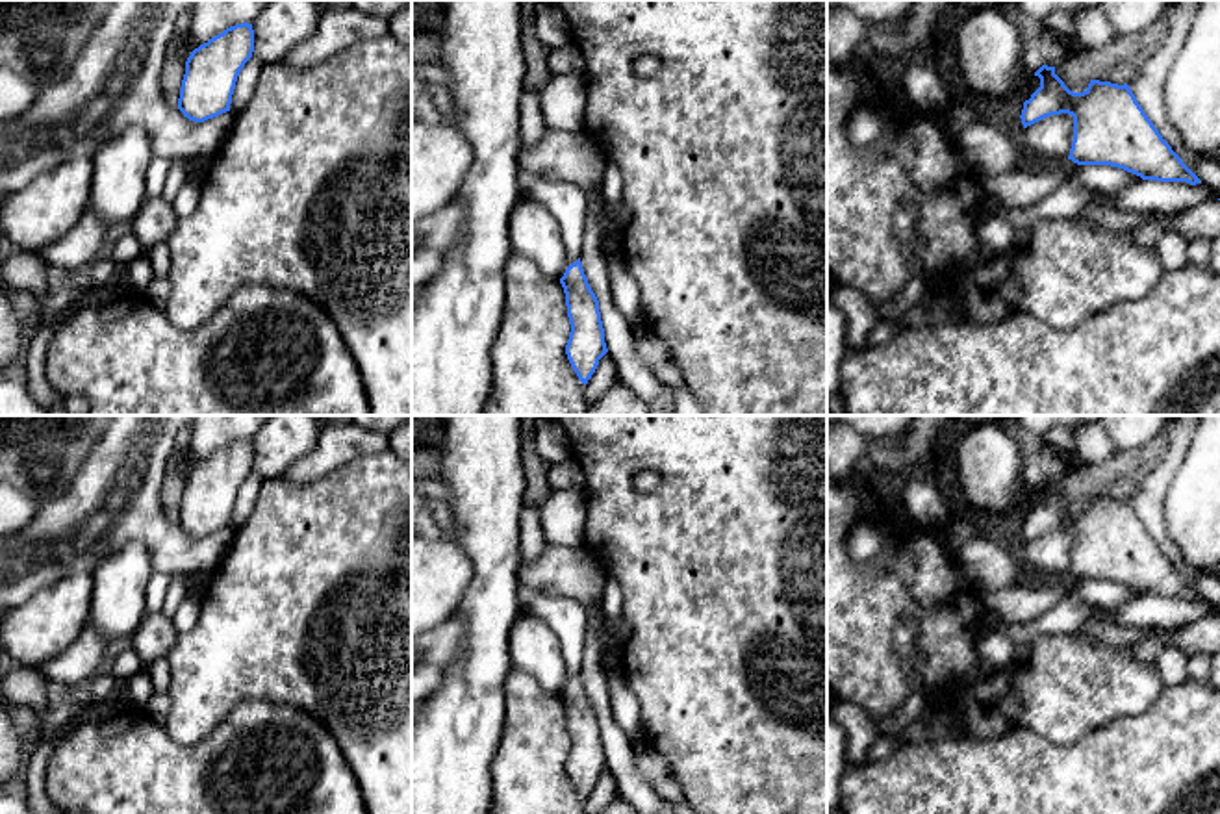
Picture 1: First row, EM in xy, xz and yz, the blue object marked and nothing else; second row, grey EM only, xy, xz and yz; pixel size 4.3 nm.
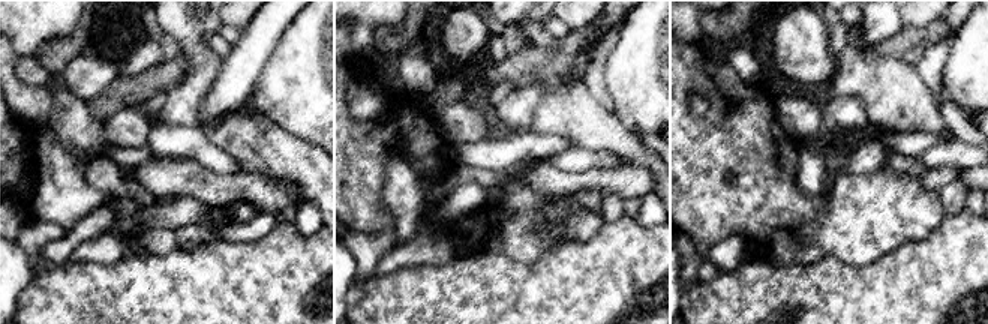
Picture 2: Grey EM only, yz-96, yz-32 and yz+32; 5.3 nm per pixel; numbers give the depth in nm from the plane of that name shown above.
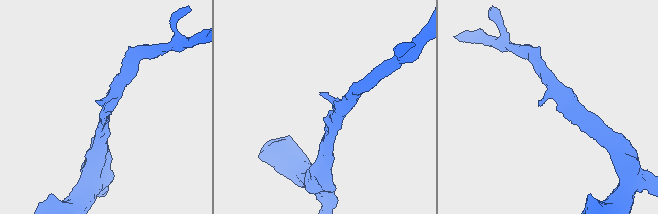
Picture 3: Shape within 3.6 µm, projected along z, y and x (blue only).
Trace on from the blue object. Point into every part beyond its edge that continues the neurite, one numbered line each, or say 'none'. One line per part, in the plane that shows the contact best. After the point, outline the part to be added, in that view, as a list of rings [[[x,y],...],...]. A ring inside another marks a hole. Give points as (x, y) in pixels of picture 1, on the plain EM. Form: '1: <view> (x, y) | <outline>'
none

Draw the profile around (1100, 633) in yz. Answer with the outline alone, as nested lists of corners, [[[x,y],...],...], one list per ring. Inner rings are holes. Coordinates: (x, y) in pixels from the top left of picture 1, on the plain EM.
[[[1096,616],[1088,617],[1075,632],[1079,638],[1087,638],[1094,645],[1107,645],[1120,649],[1124,645],[1135,647],[1142,642],[1151,629],[1124,629],[1112,623],[1099,621]]]

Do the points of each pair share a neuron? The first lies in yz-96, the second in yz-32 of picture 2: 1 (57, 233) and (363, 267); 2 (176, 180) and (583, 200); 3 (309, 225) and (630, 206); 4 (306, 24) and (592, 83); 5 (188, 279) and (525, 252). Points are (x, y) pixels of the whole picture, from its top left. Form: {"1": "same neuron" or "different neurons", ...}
{"1": "same neuron", "2": "different neurons", "3": "different neurons", "4": "different neurons", "5": "different neurons"}

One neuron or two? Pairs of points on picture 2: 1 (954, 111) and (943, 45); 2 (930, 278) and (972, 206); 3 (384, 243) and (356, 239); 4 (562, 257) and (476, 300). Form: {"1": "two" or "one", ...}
{"1": "one", "2": "two", "3": "one", "4": "one"}

